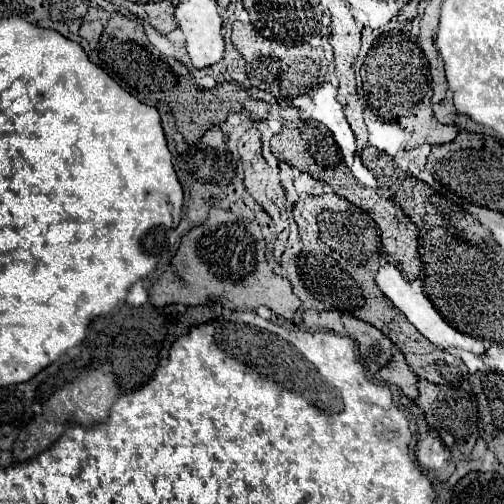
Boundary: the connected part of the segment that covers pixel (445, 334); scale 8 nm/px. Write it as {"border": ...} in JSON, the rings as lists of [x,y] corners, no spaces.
{"border":[[[381,262],[381,268],[379,268],[375,280],[377,280],[377,286],[381,288],[381,292],[391,300],[391,304],[393,304],[395,308],[399,308],[399,310],[407,316],[407,320],[409,320],[423,336],[427,336],[437,348],[455,348],[455,350],[467,350],[467,352],[473,352],[473,354],[483,354],[483,352],[489,348],[489,342],[487,342],[487,340],[469,336],[469,334],[465,334],[465,332],[459,332],[459,330],[453,328],[449,322],[445,322],[445,320],[441,318],[441,314],[433,308],[431,300],[429,300],[421,290],[415,290],[415,288],[411,286],[411,282],[405,280],[405,278],[401,276],[401,272],[399,272],[393,264]]]}

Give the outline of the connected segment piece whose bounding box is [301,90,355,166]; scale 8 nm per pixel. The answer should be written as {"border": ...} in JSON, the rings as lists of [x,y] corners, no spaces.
{"border":[[[307,92],[301,102],[301,110],[305,110],[305,130],[311,124],[321,122],[321,126],[311,126],[311,130],[329,130],[333,134],[333,142],[337,150],[341,150],[341,166],[353,166],[355,160],[355,136],[347,124],[341,104],[335,100],[337,92]]]}

